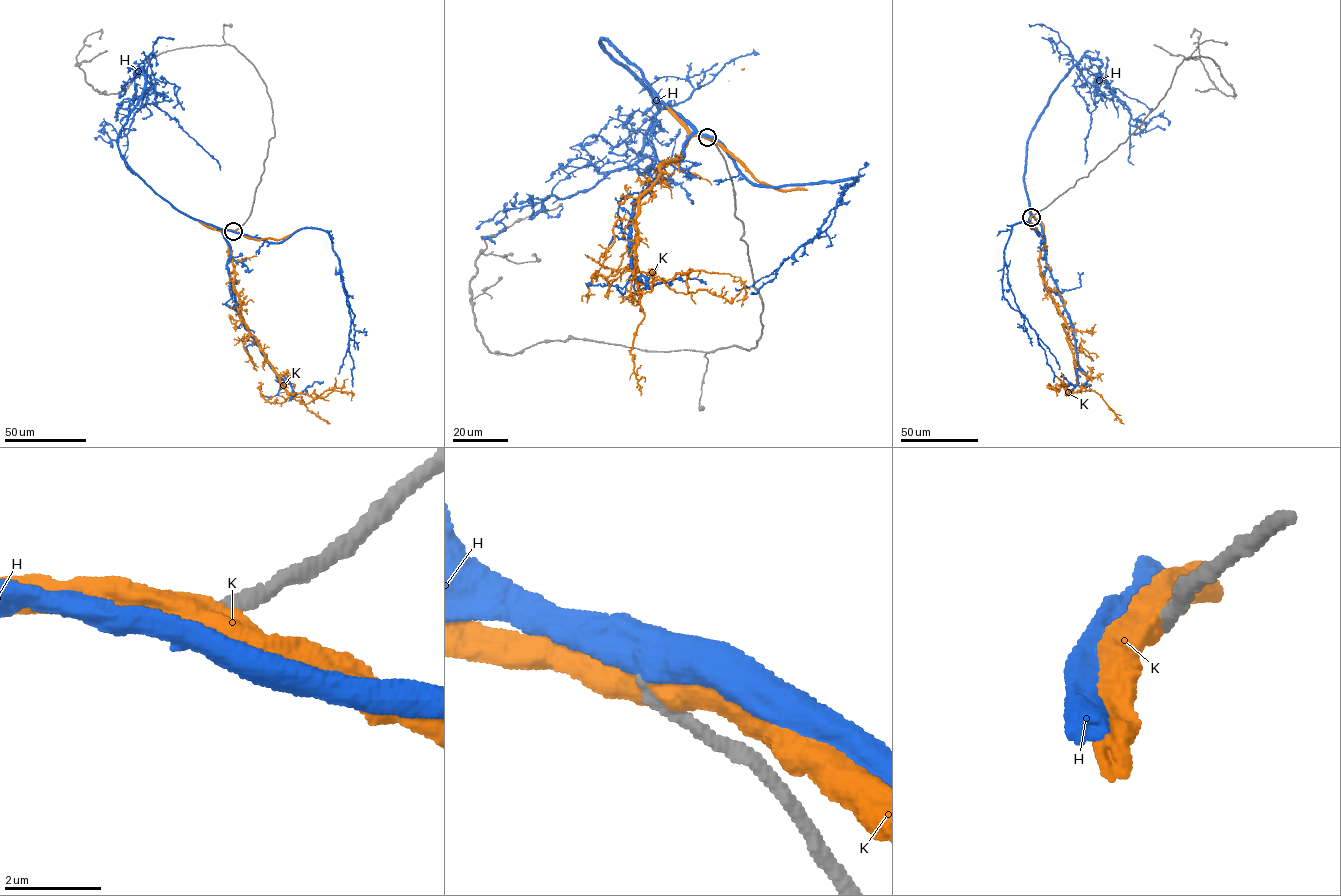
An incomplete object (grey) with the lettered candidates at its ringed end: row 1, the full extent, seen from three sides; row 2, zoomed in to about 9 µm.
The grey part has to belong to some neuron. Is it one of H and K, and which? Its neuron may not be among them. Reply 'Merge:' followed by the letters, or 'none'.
Merge: none

